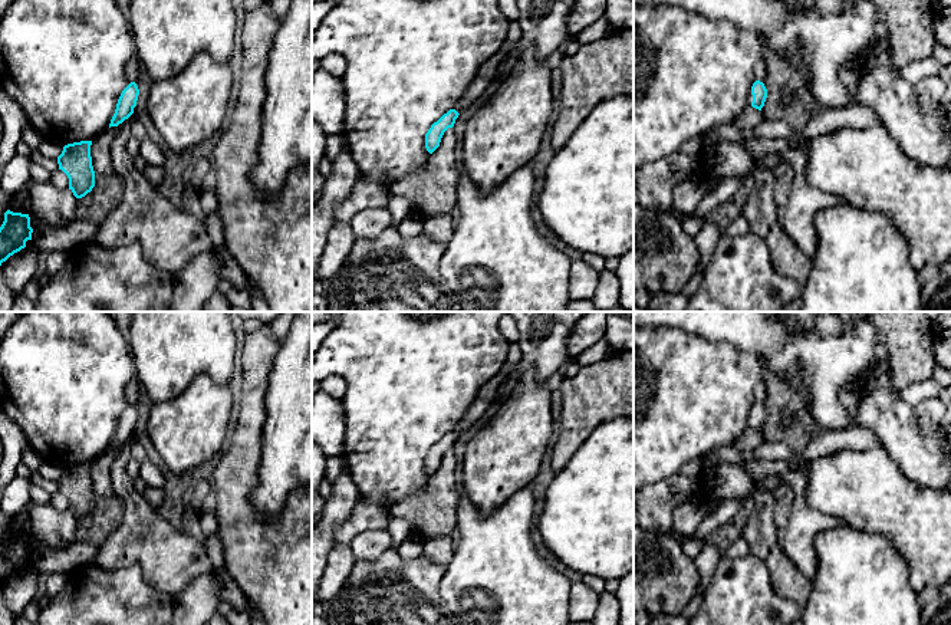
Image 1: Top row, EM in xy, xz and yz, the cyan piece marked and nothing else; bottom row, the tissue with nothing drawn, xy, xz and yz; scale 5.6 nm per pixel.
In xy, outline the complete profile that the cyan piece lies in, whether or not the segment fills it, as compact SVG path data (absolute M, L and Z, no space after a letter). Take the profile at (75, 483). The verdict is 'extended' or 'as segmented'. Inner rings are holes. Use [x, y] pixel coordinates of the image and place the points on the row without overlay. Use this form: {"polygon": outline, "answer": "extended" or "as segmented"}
{"polygon": "M92 463L68 466L57 478L59 491L68 497L69 511L76 520L85 519L95 509L91 467Z", "answer": "as segmented"}

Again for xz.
{"polygon": "M450 431L447 435L444 435L437 444L431 447L428 454L425 455L425 470L430 476L432 476L441 464L441 460L444 454L448 450L453 450L455 445L455 441L458 440L458 434L455 431Z", "answer": "as segmented"}

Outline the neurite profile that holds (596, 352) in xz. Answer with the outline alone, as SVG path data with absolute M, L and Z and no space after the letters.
M602 338L595 345L592 345L586 351L583 351L580 355L577 355L575 358L575 361L580 366L588 366L590 364L596 364L596 362L603 361L605 358L608 358L609 349L611 349L611 345L608 343L608 341L605 338Z

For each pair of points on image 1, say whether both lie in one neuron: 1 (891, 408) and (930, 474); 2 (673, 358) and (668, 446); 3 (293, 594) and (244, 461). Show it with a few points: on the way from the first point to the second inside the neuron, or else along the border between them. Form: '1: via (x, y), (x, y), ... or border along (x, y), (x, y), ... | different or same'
1: via (897, 424), (915, 443), (924, 459) | same
2: via (668, 380), (668, 424) | same
3: via (270, 561), (240, 529), (240, 494) | same

